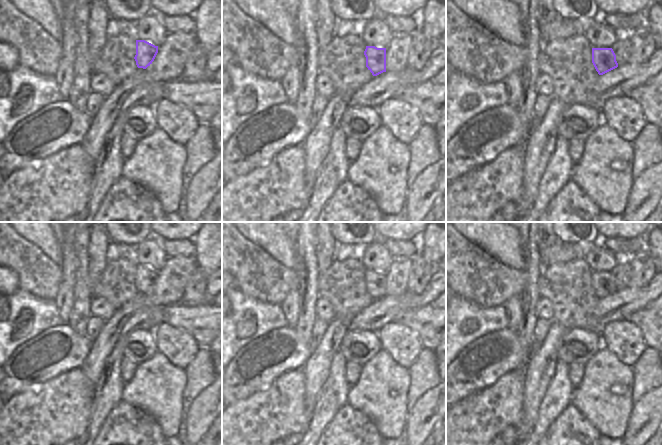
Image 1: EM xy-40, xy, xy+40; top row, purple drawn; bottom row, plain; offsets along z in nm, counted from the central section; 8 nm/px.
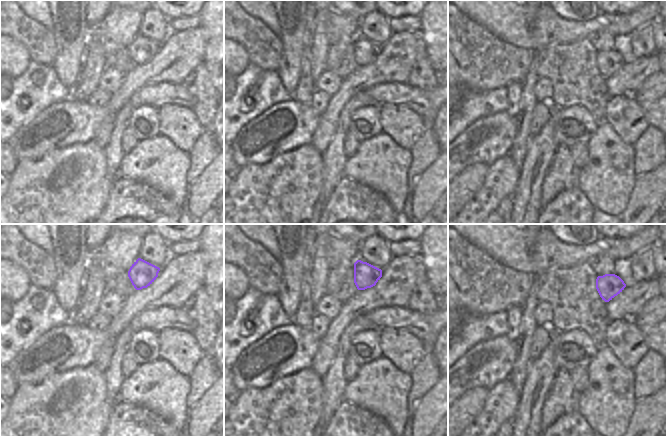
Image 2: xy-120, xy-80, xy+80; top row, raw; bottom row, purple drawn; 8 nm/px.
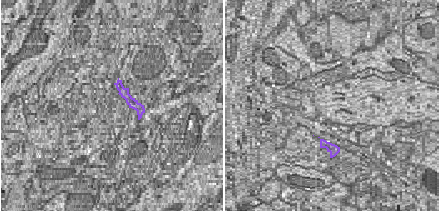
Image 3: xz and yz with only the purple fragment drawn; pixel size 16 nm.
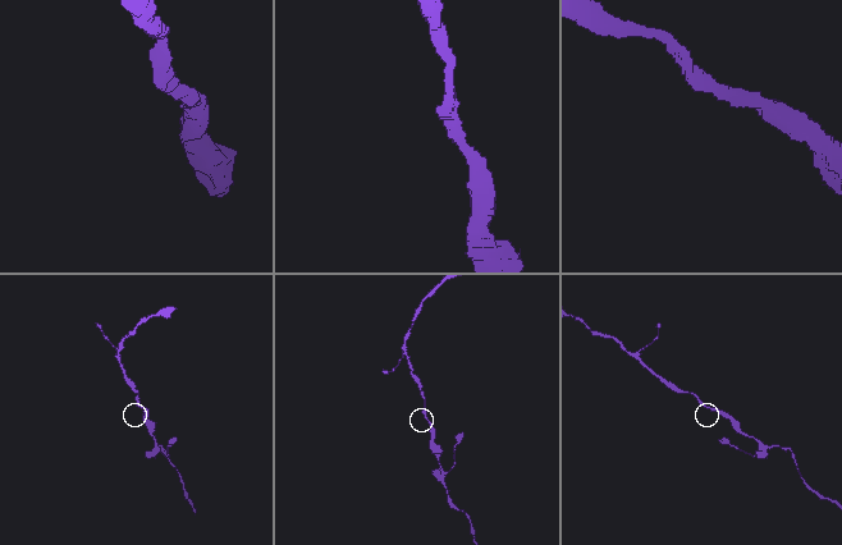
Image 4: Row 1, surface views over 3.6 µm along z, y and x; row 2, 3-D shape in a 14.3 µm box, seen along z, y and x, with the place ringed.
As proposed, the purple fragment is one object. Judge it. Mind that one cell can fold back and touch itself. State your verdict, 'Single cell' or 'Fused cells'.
Single cell.

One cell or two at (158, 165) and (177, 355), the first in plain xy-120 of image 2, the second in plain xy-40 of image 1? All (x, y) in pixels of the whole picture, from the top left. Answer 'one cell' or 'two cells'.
two cells

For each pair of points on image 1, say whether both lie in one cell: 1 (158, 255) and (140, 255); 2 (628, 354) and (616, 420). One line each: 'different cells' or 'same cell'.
1: same cell
2: different cells

